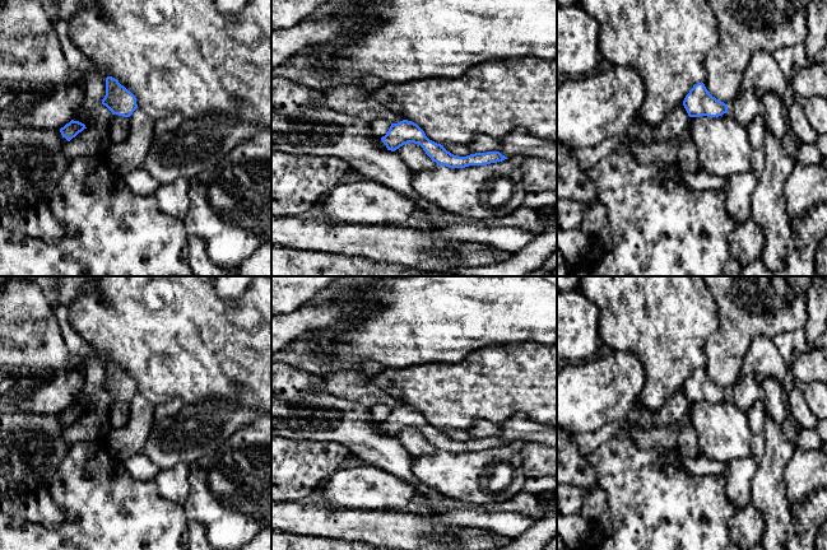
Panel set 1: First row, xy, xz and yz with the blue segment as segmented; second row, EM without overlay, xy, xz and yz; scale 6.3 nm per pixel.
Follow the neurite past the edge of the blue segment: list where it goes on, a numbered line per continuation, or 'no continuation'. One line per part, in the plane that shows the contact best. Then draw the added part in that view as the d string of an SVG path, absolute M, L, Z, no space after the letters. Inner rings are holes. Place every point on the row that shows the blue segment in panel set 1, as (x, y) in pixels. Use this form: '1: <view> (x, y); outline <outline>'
no continuation

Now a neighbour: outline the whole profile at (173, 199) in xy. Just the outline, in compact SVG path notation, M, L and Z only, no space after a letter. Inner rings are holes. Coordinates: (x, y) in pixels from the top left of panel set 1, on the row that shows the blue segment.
M177 178L171 183L161 185L154 196L161 211L183 219L190 206L190 181Z

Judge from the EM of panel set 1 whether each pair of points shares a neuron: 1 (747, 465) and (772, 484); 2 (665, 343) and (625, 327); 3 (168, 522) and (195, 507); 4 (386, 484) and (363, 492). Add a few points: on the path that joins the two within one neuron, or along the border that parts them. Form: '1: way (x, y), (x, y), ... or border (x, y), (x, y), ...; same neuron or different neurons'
1: border (763, 442), (763, 456), (752, 480), (749, 500); different neurons
2: way (655, 332), (650, 327), (635, 327); same neuron
3: border (181, 504), (187, 517); different neurons
4: way (381, 489), (368, 492); same neuron

